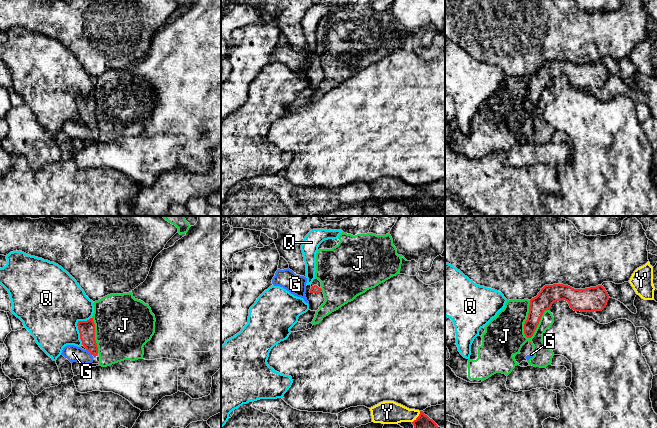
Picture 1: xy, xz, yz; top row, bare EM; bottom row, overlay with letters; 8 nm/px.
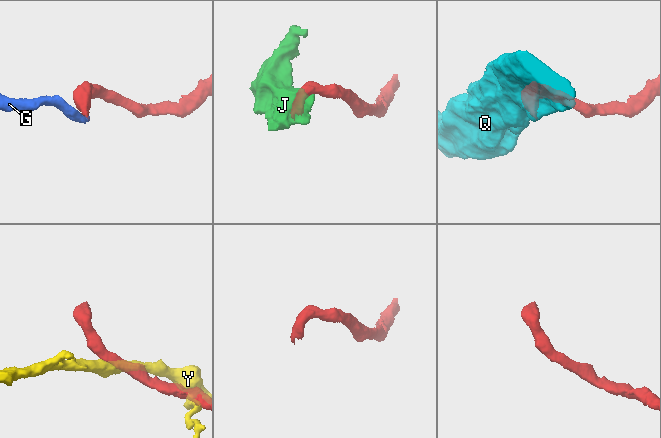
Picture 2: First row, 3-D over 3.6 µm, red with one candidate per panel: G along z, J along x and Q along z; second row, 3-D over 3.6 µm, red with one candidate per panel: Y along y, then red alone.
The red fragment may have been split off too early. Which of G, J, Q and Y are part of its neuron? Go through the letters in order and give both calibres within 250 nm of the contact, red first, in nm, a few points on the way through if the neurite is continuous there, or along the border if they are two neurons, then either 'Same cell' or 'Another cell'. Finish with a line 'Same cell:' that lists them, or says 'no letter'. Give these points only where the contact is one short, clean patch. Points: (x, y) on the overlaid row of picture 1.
G: Thickness 130 nm (red) against 130 nm. Path across: xy (86, 329), (89, 351), (73, 353). Same cell
J: Thickness 150 nm (red) against 320 nm. Another cell
Q: Thickness 130 nm (red) against 460 nm. Another cell
Y: Thickness 110 nm (red) against 190 nm. Another cell
Same cell: G

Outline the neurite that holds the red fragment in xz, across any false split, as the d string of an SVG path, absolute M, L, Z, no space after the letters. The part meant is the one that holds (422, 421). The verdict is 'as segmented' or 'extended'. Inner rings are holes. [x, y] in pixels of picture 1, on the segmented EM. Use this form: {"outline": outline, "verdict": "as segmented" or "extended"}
{"outline": "M420 411L419 416L412 422L414 428L438 428L437 424L430 419L423 411Z", "verdict": "as segmented"}

